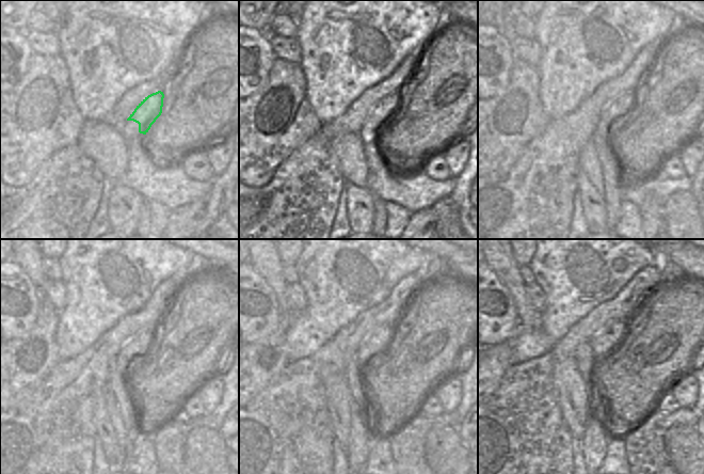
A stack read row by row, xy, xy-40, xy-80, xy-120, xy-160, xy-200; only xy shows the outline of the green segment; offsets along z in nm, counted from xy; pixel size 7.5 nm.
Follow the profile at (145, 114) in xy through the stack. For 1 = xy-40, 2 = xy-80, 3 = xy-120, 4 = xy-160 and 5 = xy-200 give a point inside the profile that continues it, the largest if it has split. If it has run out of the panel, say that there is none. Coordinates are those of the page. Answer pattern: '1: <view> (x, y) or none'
1: xy-40 (385, 109)
2: xy-80 (619, 110)
3: xy-120 (142, 344)
4: xy-160 (376, 343)
5: xy-200 (608, 341)

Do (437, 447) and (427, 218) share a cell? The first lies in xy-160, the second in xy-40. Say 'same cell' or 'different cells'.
different cells

